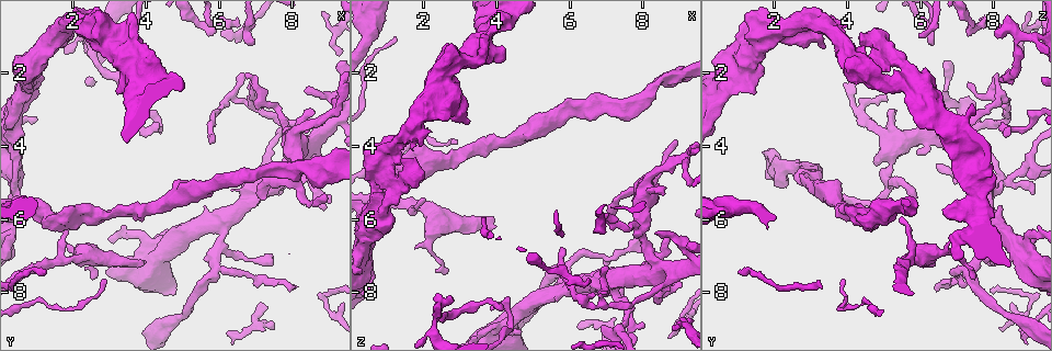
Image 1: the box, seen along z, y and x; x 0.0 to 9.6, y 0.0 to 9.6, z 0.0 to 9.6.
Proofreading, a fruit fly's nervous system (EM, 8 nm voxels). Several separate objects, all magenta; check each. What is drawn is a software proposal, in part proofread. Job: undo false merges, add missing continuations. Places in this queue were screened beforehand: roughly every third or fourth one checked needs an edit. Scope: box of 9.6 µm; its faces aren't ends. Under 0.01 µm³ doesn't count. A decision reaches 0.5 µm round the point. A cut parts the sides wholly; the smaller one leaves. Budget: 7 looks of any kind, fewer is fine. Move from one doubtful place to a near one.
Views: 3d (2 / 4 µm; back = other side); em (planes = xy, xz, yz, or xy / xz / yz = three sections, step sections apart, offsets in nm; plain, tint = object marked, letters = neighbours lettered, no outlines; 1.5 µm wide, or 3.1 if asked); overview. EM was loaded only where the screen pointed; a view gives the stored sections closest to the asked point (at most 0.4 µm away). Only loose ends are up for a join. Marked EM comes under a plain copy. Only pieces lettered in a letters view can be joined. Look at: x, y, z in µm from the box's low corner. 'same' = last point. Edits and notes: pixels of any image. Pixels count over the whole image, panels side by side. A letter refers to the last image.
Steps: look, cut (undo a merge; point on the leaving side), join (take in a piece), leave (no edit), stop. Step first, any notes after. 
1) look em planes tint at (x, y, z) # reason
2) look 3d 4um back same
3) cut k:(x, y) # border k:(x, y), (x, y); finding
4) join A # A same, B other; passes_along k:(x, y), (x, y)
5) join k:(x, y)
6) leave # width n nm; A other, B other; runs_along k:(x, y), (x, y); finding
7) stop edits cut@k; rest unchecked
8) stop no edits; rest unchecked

look 3d 2um at (1.95, 5.85, 4.50)

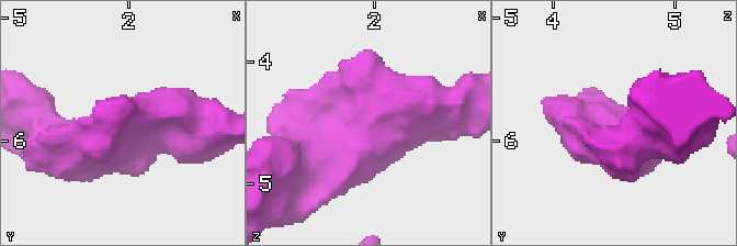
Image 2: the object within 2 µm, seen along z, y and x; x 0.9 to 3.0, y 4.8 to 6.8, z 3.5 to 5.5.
look em xy step 4 letters at (1.94, 5.94, 4.54)

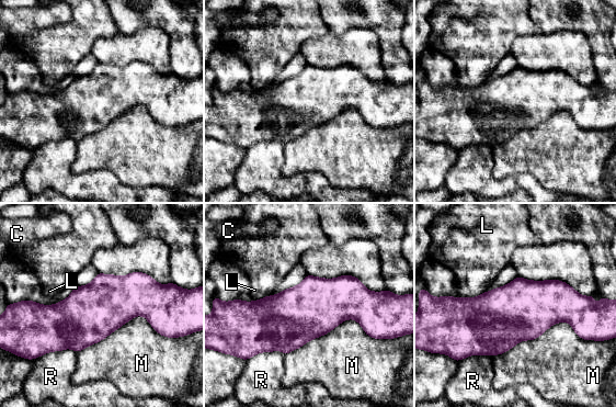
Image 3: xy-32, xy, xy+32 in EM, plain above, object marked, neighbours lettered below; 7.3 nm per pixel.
leave # longest_contact M 700 nm; C other, L other, M other, R other; border 3:(379, 338), (346, 318), (285, 354); one neuron here

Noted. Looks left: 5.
look em planes tint at (1.60, 1.10, 4.65) # sharp bend

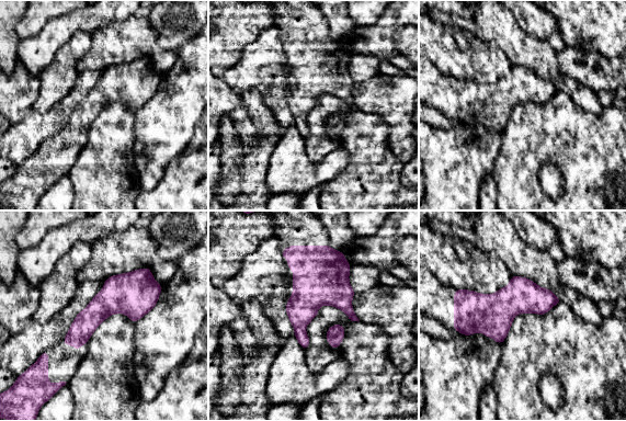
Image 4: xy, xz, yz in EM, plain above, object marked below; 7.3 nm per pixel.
look em planes letters same # see the neighbours

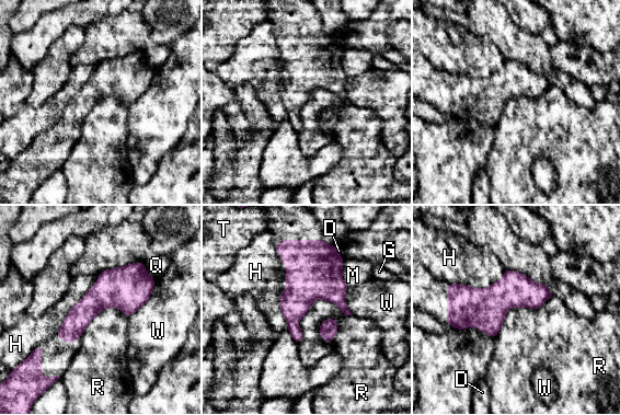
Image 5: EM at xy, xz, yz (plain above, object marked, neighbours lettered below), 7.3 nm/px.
leave # longest_contact H 550 nm; D other, G other, H other, M other, Q other, R other, T other, W other; border 5:(98, 276), (70, 309), (56, 335); one neuron here

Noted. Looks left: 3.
look em planes letters at (3.20, 1.30, 3.25) # branch stops here

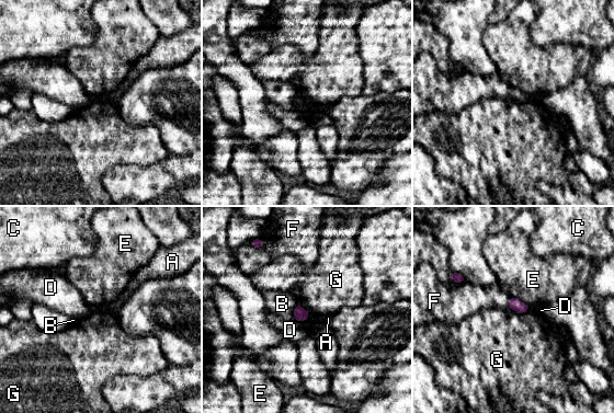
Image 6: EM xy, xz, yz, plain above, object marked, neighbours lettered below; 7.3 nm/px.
leave # A other, B other, C other, D other, E other, F other, G other; border 6:(297, 302), (308, 312), (302, 322); no lettered piece goes on from it

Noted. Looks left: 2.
stop no edits; rest unchecked

